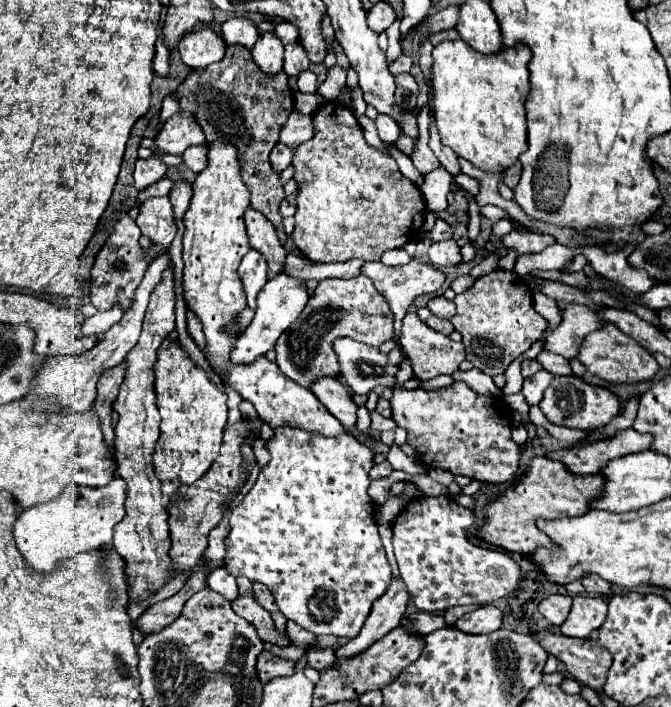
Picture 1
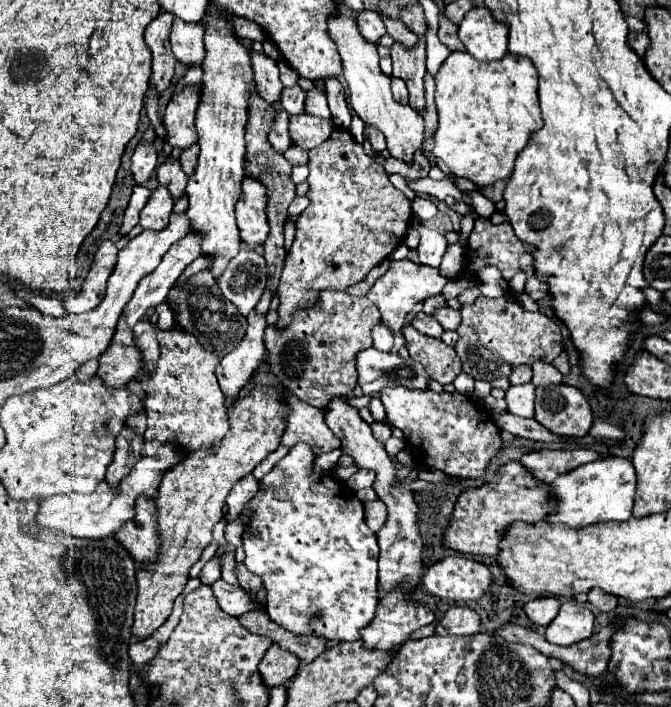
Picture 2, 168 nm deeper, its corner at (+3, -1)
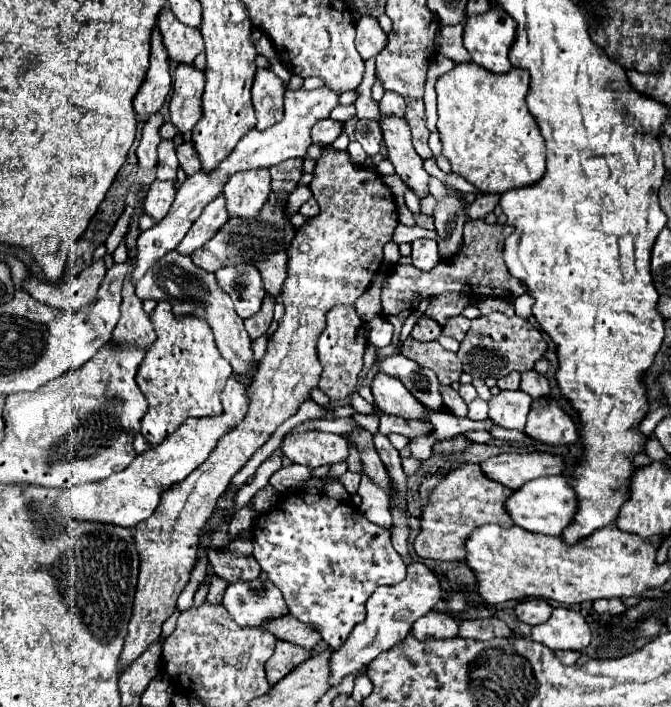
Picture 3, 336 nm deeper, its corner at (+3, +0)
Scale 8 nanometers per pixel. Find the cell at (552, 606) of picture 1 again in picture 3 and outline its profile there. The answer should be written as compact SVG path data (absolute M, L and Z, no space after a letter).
M526 599L526 601L518 603L514 607L514 611L516 611L516 615L518 615L520 621L524 621L524 623L528 623L528 625L534 627L534 625L546 623L550 619L550 615L552 615L554 609L544 599Z

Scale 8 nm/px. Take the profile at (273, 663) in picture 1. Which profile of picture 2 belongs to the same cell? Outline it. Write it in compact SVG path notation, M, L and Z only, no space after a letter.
M272 644L260 662L260 674L268 686L278 686L286 684L298 672L298 666L300 660L292 652Z

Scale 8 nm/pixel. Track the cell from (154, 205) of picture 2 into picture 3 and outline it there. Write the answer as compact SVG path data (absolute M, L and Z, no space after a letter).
M154 181L146 193L144 199L144 213L158 223L162 217L166 217L172 201L176 197L176 187L174 181Z

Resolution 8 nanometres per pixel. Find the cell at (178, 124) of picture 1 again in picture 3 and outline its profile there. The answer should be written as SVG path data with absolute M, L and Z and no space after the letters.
M178 65L174 73L174 89L170 97L170 121L178 133L188 133L202 115L200 97L204 89L204 73L192 65Z

